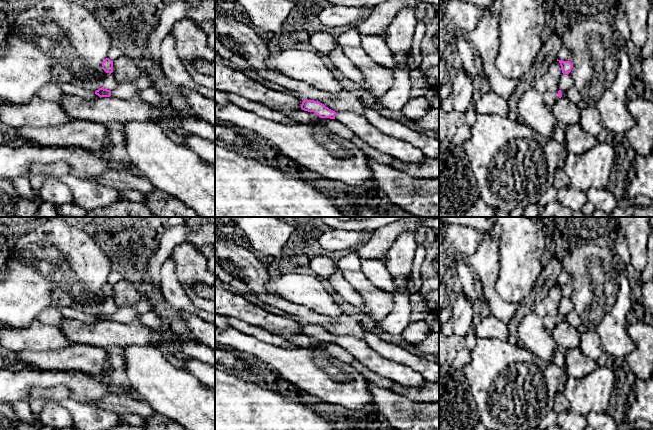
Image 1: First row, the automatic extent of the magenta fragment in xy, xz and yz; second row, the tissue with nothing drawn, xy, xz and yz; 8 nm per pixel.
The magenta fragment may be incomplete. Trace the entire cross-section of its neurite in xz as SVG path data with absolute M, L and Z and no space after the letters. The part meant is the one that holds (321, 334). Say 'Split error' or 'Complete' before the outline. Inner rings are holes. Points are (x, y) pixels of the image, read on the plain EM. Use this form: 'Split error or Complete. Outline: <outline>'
Split error. Outline: M303 324L301 333L314 336L320 342L330 342L341 346L369 370L392 382L397 382L404 386L417 386L425 382L420 373L410 367L384 358L363 339L354 336L336 337L324 328L314 324Z

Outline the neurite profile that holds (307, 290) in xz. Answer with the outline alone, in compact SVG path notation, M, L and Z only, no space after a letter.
M268 272L266 287L270 293L303 305L318 314L329 317L344 315L339 304L323 287L320 278L313 273L309 275L297 273L273 275Z

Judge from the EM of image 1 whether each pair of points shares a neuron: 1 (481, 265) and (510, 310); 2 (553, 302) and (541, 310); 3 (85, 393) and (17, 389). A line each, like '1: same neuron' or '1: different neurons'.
1: same neuron
2: same neuron
3: same neuron

